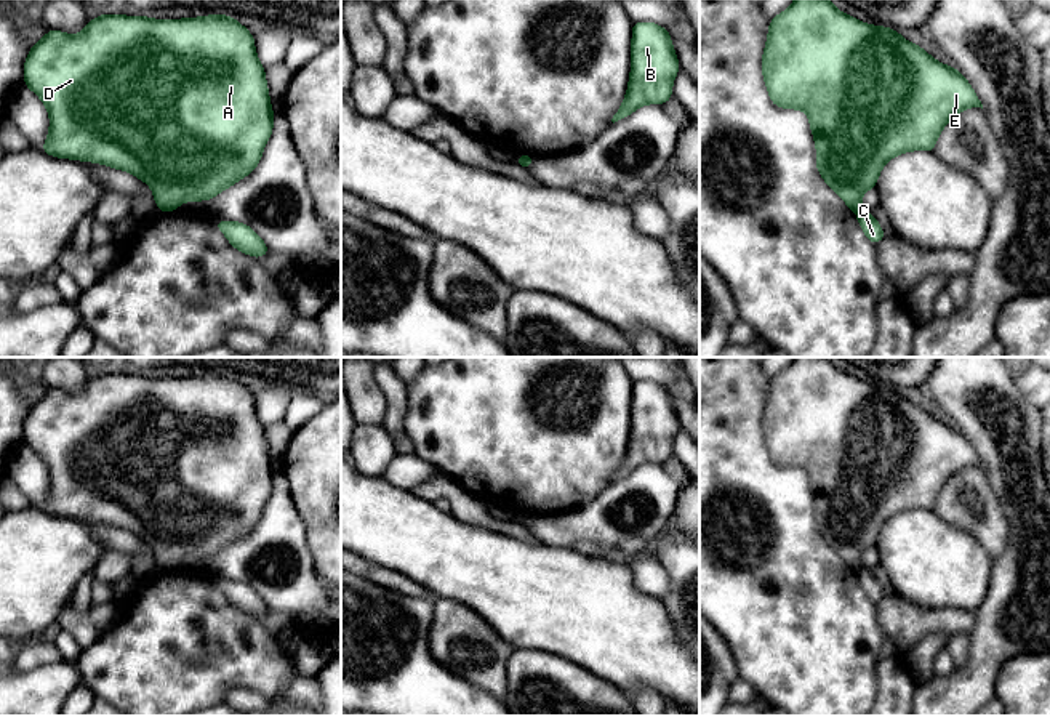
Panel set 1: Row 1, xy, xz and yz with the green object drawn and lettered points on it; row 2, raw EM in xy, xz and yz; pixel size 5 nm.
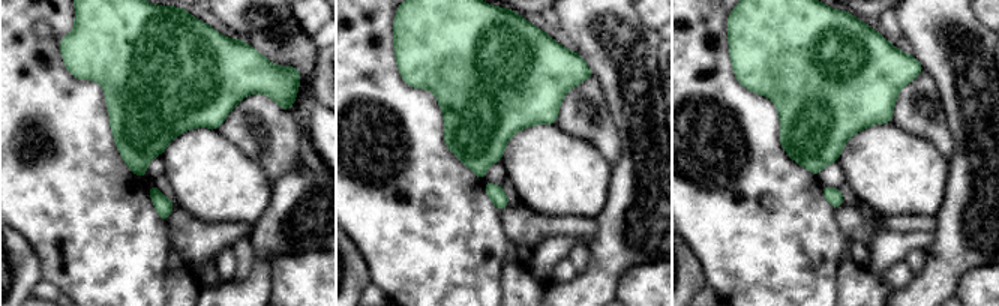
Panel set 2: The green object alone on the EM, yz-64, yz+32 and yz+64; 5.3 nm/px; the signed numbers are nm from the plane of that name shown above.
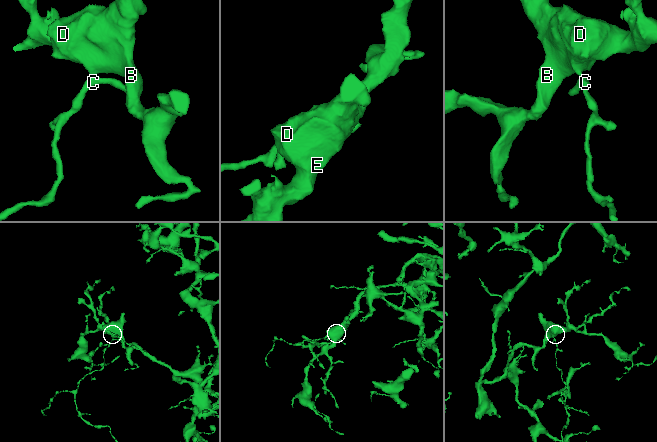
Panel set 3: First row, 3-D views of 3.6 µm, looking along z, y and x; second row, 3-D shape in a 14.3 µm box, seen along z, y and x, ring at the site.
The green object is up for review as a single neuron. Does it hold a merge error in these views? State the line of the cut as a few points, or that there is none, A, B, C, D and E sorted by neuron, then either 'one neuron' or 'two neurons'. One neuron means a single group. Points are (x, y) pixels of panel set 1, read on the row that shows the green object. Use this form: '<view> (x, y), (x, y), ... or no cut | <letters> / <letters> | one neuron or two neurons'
yz (860, 207), (857, 212) | A B D E / C | two neurons

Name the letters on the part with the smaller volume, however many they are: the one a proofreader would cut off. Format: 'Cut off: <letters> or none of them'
Cut off: C

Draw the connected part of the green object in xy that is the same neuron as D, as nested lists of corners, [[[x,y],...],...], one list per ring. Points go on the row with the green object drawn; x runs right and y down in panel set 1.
[[[219,13],[184,19],[99,14],[80,34],[70,35],[50,29],[40,42],[34,43],[24,62],[24,85],[43,101],[50,114],[50,131],[42,152],[59,159],[94,162],[128,171],[149,184],[158,211],[168,213],[178,210],[182,202],[214,199],[221,191],[229,189],[254,171],[274,127],[274,111],[264,72],[266,69],[258,61],[254,50],[254,37],[235,18]]]

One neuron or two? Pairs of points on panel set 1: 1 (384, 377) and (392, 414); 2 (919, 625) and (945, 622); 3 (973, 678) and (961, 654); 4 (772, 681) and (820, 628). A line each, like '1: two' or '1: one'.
1: one
2: one
3: two
4: one

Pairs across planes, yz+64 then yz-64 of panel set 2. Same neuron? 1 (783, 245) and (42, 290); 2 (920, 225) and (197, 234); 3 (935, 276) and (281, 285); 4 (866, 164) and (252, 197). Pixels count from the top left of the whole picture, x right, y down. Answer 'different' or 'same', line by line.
1: different
2: same
3: different
4: same

